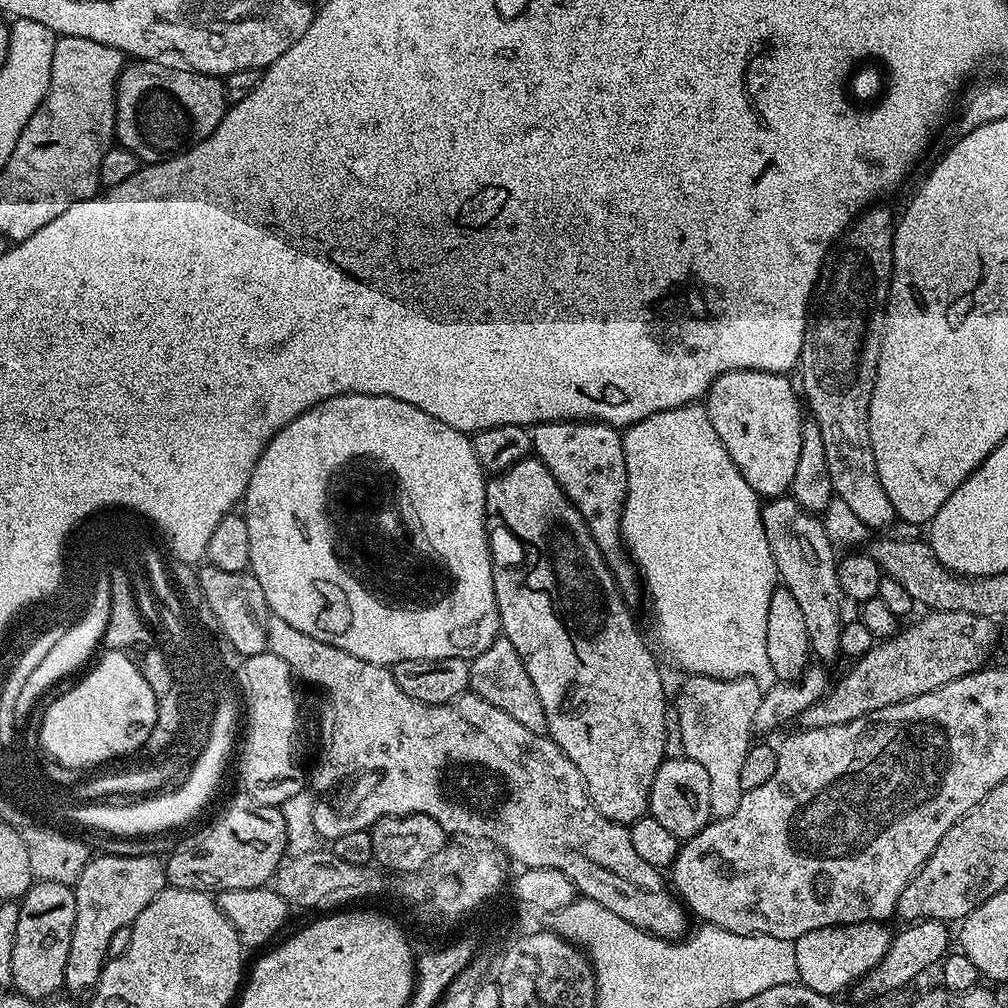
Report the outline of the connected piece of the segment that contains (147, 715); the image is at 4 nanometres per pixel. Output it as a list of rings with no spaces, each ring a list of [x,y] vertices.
[[[105,651],[103,655],[73,688],[66,689],[45,710],[40,720],[39,747],[62,767],[79,770],[127,752],[135,754],[157,728],[156,695],[141,672],[141,665],[132,661],[128,652]]]

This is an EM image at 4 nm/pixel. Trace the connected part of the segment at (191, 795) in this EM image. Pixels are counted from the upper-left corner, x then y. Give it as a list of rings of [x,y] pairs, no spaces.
[[[224,700],[220,704],[220,716],[216,716],[215,731],[212,732],[211,744],[204,754],[203,760],[196,765],[192,778],[184,785],[183,791],[174,796],[163,797],[161,800],[152,800],[151,803],[143,804],[140,799],[131,802],[123,802],[119,809],[88,808],[83,811],[75,811],[89,824],[101,824],[113,831],[120,832],[123,836],[150,836],[153,834],[167,833],[167,828],[176,828],[187,820],[192,820],[212,800],[220,779],[224,776],[224,767],[228,764],[228,755],[232,752],[232,739],[236,736],[236,713],[238,706],[232,700]]]

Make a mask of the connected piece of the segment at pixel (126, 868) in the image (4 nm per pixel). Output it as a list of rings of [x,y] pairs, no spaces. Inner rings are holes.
[[[96,854],[89,859],[82,870],[82,874],[74,885],[76,894],[76,913],[74,914],[74,930],[70,934],[70,954],[66,954],[66,974],[64,975],[63,991],[72,998],[91,997],[96,990],[96,984],[109,959],[110,940],[122,927],[131,925],[154,902],[163,888],[166,887],[164,879],[165,861],[158,856],[106,856]]]

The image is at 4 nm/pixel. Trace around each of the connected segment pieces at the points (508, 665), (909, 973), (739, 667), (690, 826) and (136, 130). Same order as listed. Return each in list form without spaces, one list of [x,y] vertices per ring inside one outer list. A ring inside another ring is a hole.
[[[497,638],[482,654],[478,654],[468,665],[470,670],[469,689],[475,695],[481,696],[490,706],[498,706],[514,722],[522,722],[526,730],[530,730],[539,736],[548,731],[546,722],[546,710],[542,710],[542,698],[538,698],[538,690],[534,690],[534,682],[530,682],[530,674],[526,674],[526,666],[522,666],[522,658],[518,658],[518,650],[510,641]]]
[[[918,920],[904,926],[904,929],[899,933],[898,931],[892,937],[892,945],[888,948],[886,954],[882,958],[882,962],[877,966],[873,972],[868,972],[864,975],[864,979],[859,984],[855,985],[854,992],[857,992],[864,1000],[872,1000],[875,996],[888,996],[891,992],[896,992],[899,988],[907,986],[911,980],[916,980],[923,974],[927,968],[935,969],[937,965],[943,961],[944,957],[950,951],[950,945],[953,943],[954,936],[948,933],[949,925],[942,920]]]
[[[703,403],[683,404],[674,410],[662,410],[650,414],[650,418],[642,418],[642,422],[634,422],[623,429],[624,457],[626,458],[626,498],[624,508],[620,511],[620,538],[627,555],[642,581],[643,591],[652,599],[652,620],[656,623],[656,640],[664,647],[664,652],[684,671],[694,676],[713,676],[723,680],[733,680],[743,676],[751,676],[758,682],[761,693],[768,692],[777,684],[774,666],[770,666],[770,658],[766,654],[766,614],[770,610],[770,598],[778,586],[778,577],[774,558],[770,554],[770,542],[766,542],[766,530],[762,526],[760,509],[761,497],[738,474],[738,466],[726,454],[726,446],[722,446],[722,438],[714,431],[714,422],[710,422],[710,414]]]
[[[677,755],[677,760],[666,758],[658,766],[658,774],[654,774],[654,786],[650,786],[650,802],[648,812],[658,823],[670,830],[677,840],[689,840],[698,834],[713,819],[710,806],[710,774],[698,762],[688,759],[687,756]]]
[[[149,60],[128,62],[116,83],[115,139],[119,147],[133,152],[144,164],[156,164],[214,134],[229,107],[219,76],[174,70]]]

